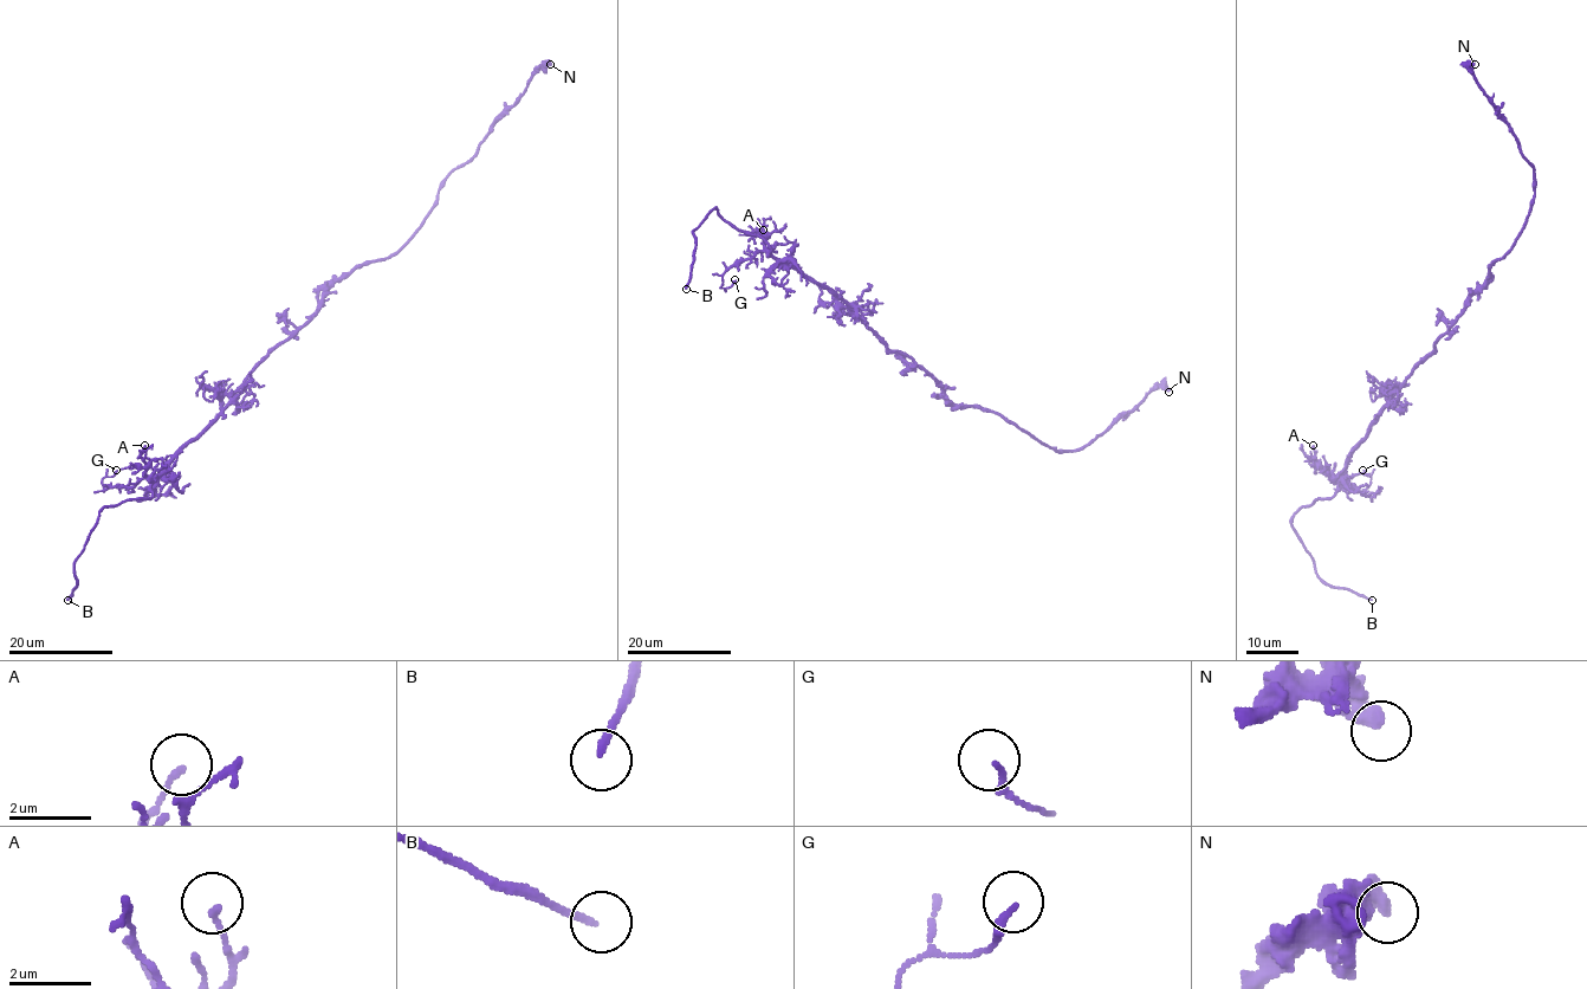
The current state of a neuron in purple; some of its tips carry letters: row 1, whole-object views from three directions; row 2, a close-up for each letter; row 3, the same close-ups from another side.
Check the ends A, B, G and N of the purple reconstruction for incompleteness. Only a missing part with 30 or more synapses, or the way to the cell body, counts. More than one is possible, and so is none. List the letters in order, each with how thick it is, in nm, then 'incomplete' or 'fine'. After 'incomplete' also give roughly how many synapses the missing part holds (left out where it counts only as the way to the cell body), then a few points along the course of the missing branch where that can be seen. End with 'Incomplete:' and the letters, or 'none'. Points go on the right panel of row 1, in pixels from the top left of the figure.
A: 150 nm | fine
B: 160 nm | incomplete | (1372, 600), (1420, 601)
G: 170 nm | fine
N: 400 nm | fine
Incomplete: B

